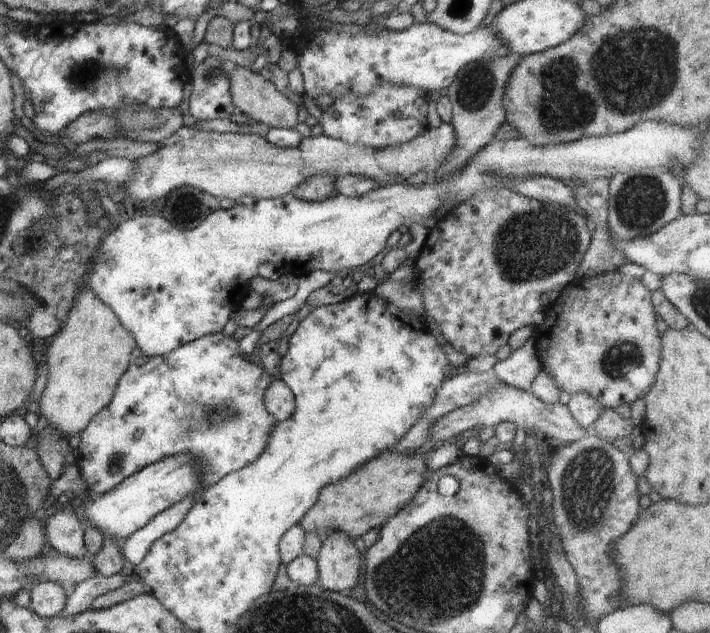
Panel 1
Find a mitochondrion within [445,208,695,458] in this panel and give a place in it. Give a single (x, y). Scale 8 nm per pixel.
(621, 360)

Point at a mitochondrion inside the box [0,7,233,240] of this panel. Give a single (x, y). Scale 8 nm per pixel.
(87, 74)

